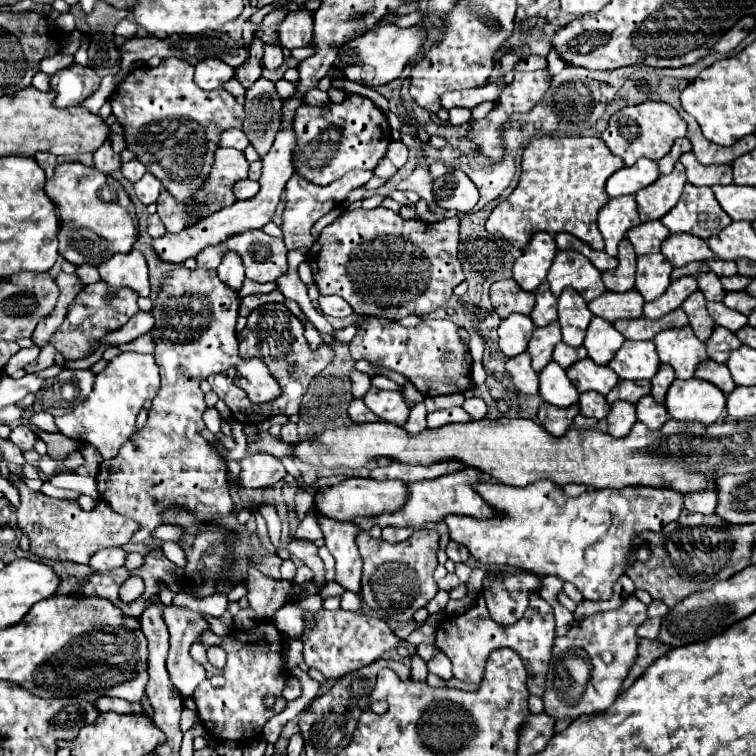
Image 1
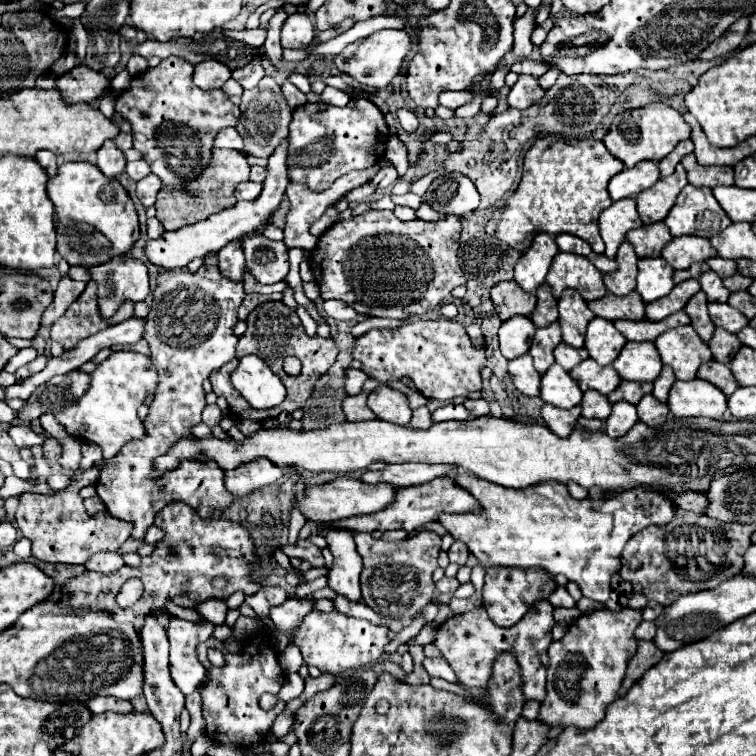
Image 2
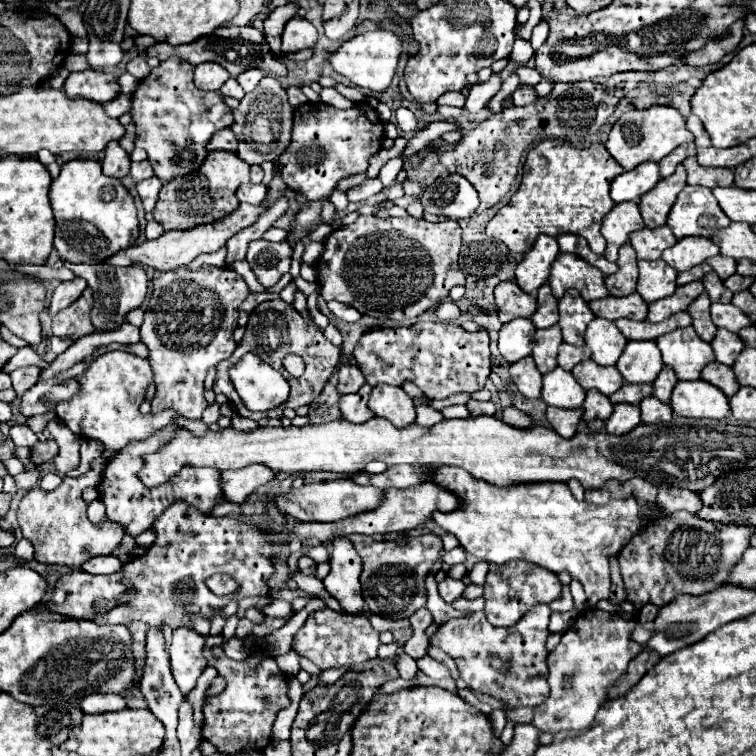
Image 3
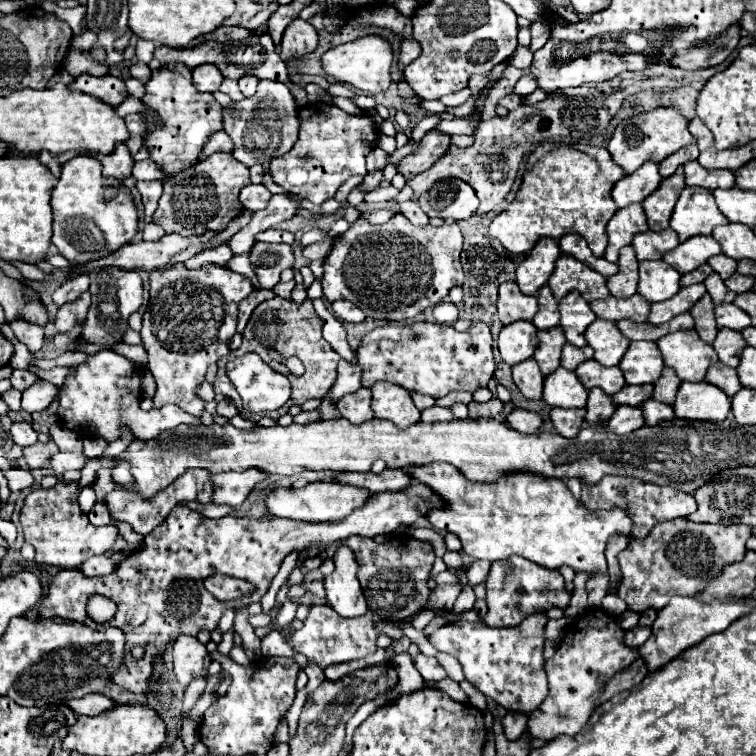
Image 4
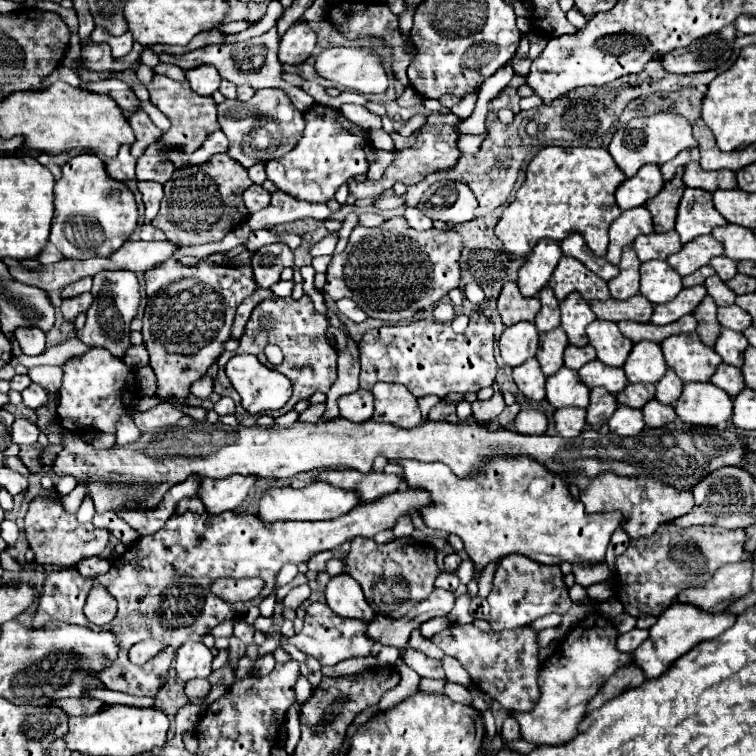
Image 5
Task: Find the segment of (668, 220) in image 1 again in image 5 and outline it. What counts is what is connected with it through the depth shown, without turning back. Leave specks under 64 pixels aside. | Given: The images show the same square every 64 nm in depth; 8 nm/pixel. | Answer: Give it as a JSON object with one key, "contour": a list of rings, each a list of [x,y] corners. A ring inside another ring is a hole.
{"contour":[[[686,188],[678,206],[676,232],[680,234],[682,244],[690,242],[700,234],[710,234],[712,228],[724,226],[724,216],[716,210],[712,194],[700,188]]]}

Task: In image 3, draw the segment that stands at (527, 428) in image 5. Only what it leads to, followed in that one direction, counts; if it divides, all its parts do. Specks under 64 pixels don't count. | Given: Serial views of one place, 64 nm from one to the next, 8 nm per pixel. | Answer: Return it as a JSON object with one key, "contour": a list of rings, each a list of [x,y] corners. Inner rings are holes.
{"contour":[[[514,406],[502,410],[502,420],[514,428],[528,428],[530,426],[530,418],[526,414],[522,414],[520,410],[516,410]]]}

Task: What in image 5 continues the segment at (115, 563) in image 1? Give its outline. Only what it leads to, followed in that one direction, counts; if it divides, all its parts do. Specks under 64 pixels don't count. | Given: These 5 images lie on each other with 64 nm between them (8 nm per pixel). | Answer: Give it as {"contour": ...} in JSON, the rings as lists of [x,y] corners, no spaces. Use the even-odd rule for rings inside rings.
{"contour":[[[94,556],[94,558],[88,558],[88,560],[80,560],[80,564],[76,566],[78,572],[86,578],[96,578],[98,574],[106,574],[112,566],[106,558],[100,558],[100,556]]]}

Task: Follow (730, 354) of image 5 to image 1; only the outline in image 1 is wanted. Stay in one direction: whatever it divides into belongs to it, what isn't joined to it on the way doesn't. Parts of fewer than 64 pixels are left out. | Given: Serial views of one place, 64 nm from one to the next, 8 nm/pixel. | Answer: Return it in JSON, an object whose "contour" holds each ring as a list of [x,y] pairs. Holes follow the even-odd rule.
{"contour":[[[716,326],[712,336],[706,340],[706,352],[708,352],[708,358],[712,358],[714,362],[726,362],[730,352],[740,348],[740,340],[736,338],[734,332],[728,332],[726,328],[720,328]]]}

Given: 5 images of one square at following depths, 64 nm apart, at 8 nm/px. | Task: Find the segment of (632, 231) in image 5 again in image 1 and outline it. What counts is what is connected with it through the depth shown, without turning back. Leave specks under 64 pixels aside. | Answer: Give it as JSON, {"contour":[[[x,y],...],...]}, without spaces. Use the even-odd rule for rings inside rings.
{"contour":[[[618,196],[610,198],[606,206],[598,212],[598,228],[606,240],[606,252],[616,256],[618,242],[626,236],[632,226],[638,226],[640,218],[636,212],[634,196]]]}

